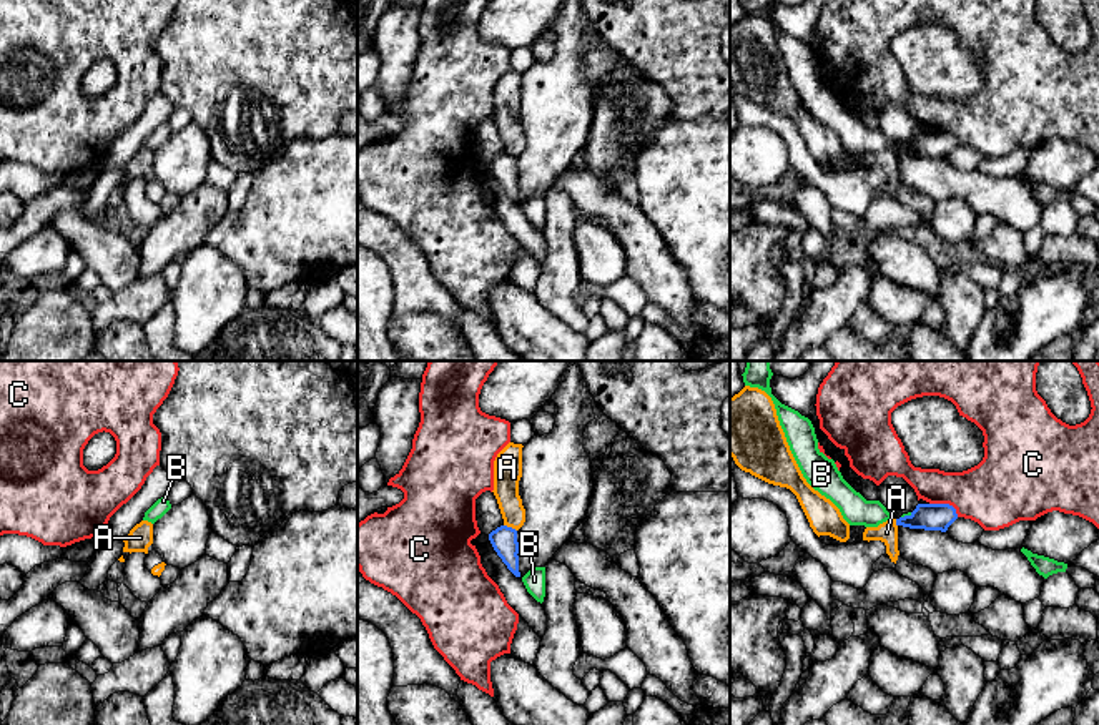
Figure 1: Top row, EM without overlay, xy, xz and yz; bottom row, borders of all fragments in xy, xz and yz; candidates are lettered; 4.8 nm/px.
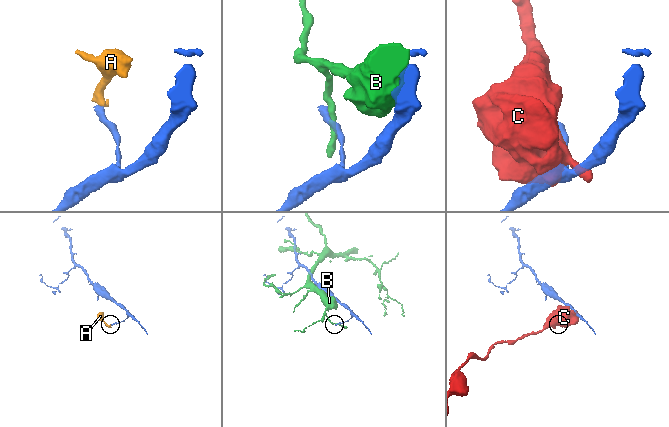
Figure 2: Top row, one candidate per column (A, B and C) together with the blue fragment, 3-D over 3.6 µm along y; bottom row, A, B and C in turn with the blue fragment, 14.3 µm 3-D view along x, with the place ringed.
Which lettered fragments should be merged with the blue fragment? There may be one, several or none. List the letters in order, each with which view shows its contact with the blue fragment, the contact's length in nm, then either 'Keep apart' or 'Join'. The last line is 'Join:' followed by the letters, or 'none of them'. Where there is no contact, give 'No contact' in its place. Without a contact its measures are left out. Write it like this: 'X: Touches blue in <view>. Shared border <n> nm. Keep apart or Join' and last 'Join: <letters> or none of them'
A: Touches blue in xz. Shared border 70 nm. Keep apart
B: Touches blue in yz. Shared border 60 nm. Keep apart
C: Touches blue in yz. Shared border 160 nm. Keep apart
Join: none of them

